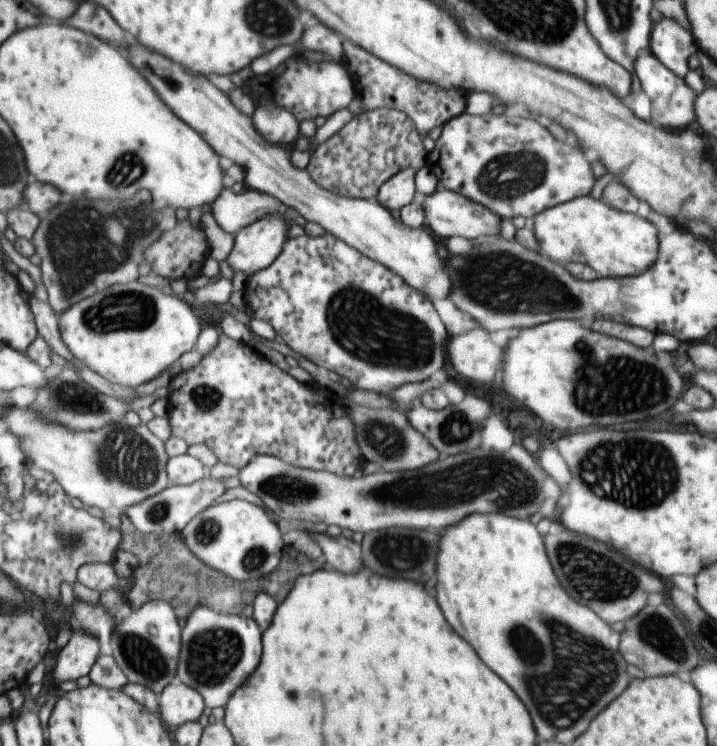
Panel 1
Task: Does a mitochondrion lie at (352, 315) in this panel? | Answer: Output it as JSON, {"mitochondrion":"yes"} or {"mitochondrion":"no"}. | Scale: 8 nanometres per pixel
{"mitochondrion":"yes"}

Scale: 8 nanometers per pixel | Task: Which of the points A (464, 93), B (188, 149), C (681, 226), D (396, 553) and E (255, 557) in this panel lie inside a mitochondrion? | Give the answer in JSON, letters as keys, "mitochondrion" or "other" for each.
{"A":"other","B":"other","C":"other","D":"mitochondrion","E":"mitochondrion"}

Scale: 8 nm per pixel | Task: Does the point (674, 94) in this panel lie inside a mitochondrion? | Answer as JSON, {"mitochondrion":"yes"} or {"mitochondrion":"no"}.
{"mitochondrion":"no"}

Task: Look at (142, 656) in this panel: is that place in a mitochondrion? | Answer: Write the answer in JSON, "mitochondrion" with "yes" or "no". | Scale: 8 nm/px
{"mitochondrion":"yes"}

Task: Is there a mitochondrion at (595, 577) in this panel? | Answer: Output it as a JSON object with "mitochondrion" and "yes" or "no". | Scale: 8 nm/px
{"mitochondrion":"yes"}

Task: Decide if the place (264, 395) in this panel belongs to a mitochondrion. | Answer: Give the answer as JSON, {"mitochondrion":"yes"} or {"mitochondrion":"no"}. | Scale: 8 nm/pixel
{"mitochondrion":"no"}

